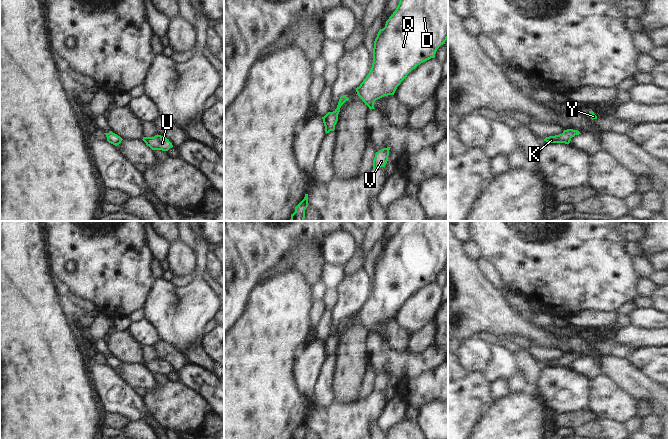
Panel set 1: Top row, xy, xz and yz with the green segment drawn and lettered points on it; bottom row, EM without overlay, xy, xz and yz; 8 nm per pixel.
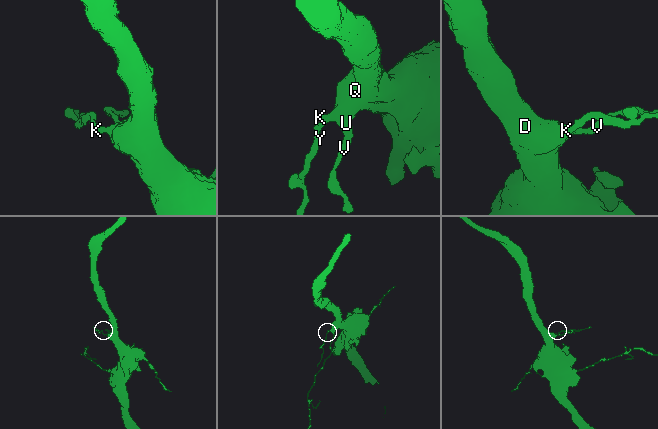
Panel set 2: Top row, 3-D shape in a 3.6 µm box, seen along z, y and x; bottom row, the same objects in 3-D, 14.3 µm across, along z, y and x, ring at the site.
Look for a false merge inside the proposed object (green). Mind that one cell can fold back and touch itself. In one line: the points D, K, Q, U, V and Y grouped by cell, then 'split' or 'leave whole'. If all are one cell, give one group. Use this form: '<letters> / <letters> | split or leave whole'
D K Q U V Y | leave whole

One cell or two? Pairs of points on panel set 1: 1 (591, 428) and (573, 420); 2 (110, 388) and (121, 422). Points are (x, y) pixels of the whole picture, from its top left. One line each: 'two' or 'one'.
1: two
2: two

